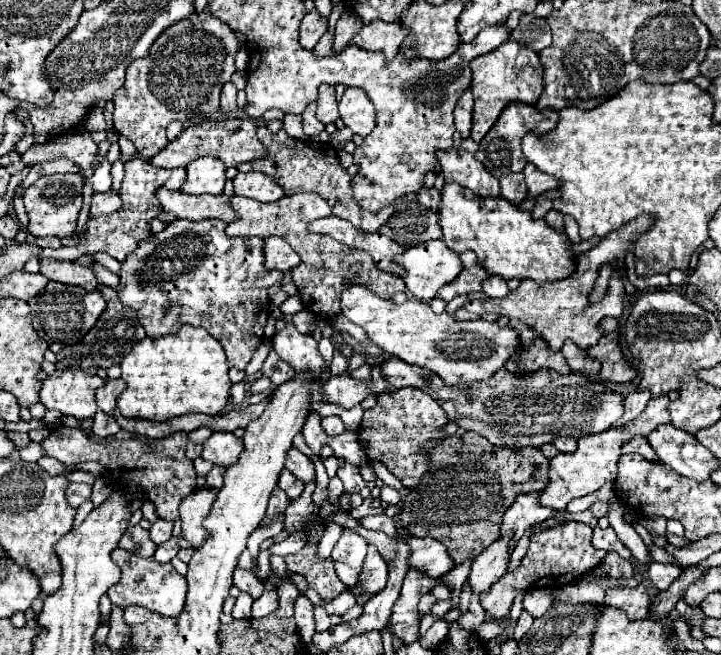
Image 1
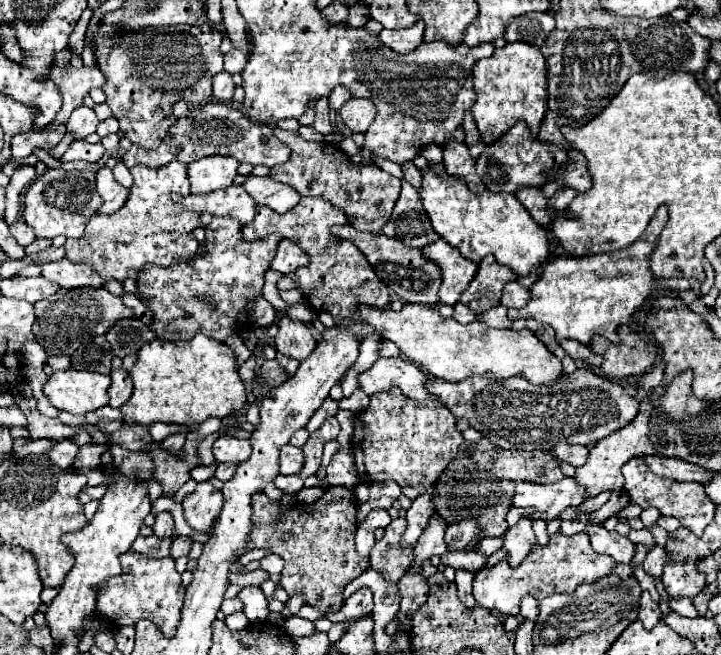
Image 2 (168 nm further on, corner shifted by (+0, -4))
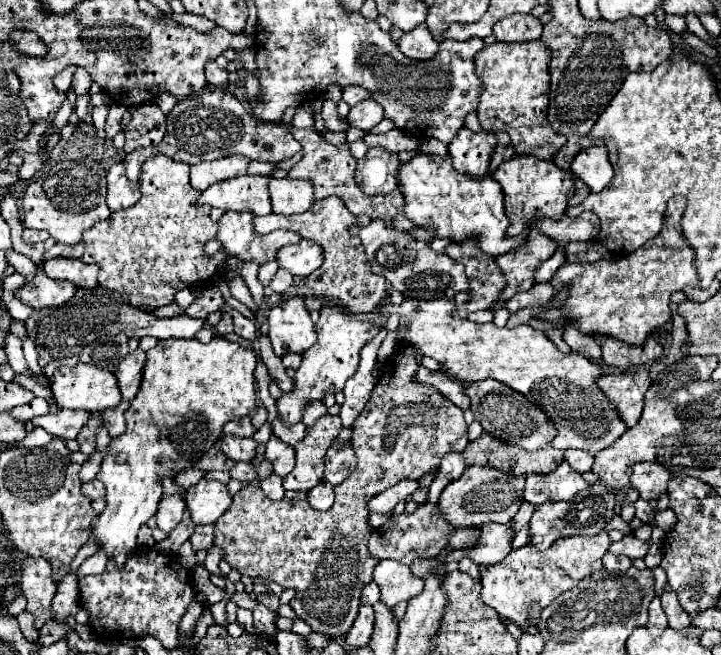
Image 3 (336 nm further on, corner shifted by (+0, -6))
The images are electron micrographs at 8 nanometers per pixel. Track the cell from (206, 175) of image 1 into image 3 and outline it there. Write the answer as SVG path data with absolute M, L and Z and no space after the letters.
M227 156L213 162L199 162L191 166L191 186L199 192L207 190L211 184L243 176L249 160L243 156Z

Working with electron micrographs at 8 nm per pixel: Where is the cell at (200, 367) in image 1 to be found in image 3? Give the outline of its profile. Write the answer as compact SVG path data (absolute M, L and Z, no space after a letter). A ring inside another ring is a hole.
M169 338L159 340L159 344L147 352L141 388L135 400L129 404L129 410L125 412L127 430L111 440L107 456L101 464L101 472L97 474L97 480L101 480L107 488L107 506L93 520L91 536L99 542L101 550L107 554L109 560L115 562L117 568L123 568L125 562L135 554L137 530L157 512L157 504L163 494L163 488L159 484L161 476L171 476L171 470L191 468L191 462L195 462L203 452L207 452L215 444L225 422L239 416L247 416L255 408L255 364L257 358L253 350L245 350L239 344L229 342L225 338L213 338L209 344L201 344L197 340ZM189 414L199 420L185 420Z

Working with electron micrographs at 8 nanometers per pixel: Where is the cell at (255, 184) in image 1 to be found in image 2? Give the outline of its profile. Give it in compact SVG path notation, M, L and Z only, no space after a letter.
M249 176L243 186L245 186L245 190L249 192L249 196L257 204L275 210L277 214L285 214L287 210L293 210L299 204L299 200L301 200L301 196L299 196L297 190L293 190L287 184L275 182L269 176L267 178Z

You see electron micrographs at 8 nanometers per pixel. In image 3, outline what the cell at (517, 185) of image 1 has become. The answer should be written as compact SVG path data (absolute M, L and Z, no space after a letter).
M583 212L577 218L569 218L567 214L563 214L559 222L537 218L535 226L551 240L567 244L573 240L593 240L599 232L599 218L593 212Z

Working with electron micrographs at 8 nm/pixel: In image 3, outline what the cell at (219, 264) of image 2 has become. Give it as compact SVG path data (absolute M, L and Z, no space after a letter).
M225 212L219 218L217 240L221 240L223 250L229 256L263 266L275 258L281 246L295 244L301 240L301 236L289 230L275 230L265 236L255 236L251 212Z

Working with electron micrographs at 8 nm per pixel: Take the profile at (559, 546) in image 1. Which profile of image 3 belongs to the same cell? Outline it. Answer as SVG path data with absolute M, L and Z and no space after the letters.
M607 532L595 536L567 536L555 540L545 552L537 552L533 546L523 546L511 550L507 558L493 566L479 566L481 572L481 600L491 606L501 618L515 622L519 628L535 626L539 614L545 606L551 604L559 594L571 590L579 580L587 578L593 572L603 570L603 554L607 552L611 540Z

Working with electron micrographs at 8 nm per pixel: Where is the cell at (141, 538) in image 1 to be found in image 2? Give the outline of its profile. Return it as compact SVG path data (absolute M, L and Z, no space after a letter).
M139 536L133 544L131 550L139 552L139 554L145 554L149 558L165 558L169 556L169 548L171 548L171 542L173 538L159 538L159 536Z

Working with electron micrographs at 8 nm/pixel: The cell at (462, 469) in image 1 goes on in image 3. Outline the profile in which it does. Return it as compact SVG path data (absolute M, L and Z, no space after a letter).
M483 432L477 440L467 444L463 458L467 466L493 466L505 474L525 476L553 472L563 462L563 452L551 446L541 448L539 452L523 452L521 448L511 448Z

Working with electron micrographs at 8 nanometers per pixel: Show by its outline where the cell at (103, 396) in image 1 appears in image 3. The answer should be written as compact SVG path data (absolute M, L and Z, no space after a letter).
M135 350L135 352L129 352L121 364L117 366L117 380L119 380L119 390L121 390L121 396L125 402L131 402L139 390L139 384L141 384L141 372L143 372L143 364L145 364L145 352L141 350Z

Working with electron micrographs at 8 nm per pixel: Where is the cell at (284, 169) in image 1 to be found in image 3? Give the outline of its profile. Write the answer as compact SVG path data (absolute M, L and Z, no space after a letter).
M291 128L293 138L303 146L303 158L287 172L287 178L291 180L309 180L313 184L313 194L317 200L327 198L327 196L339 196L349 212L353 216L367 216L371 220L389 220L397 230L409 230L415 224L407 220L403 212L403 194L399 190L393 190L389 194L377 194L377 196L367 196L355 182L355 158L349 152L349 146L331 146L315 130L299 130Z

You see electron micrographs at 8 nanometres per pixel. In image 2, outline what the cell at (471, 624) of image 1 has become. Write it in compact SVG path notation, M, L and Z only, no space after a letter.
M457 570L455 574L455 584L457 584L457 590L459 590L459 598L465 606L475 606L475 598L473 598L473 592L471 592L471 582L473 582L473 572L467 572L467 570Z

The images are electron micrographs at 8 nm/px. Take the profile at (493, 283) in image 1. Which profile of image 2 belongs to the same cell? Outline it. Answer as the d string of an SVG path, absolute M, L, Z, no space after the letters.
M517 282L505 284L503 296L501 296L503 306L507 306L507 308L523 308L529 300L531 300L531 292L527 288L519 286Z

